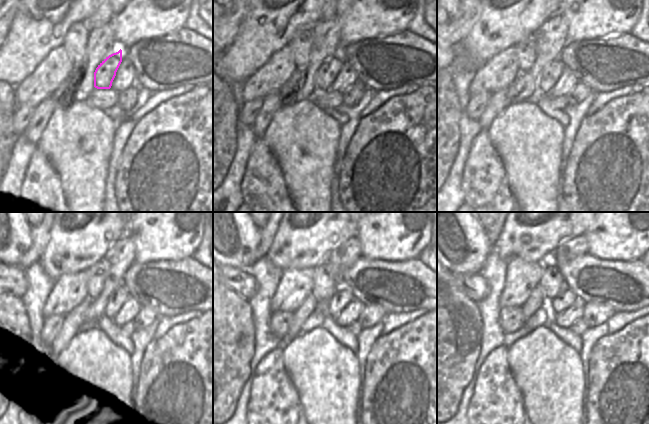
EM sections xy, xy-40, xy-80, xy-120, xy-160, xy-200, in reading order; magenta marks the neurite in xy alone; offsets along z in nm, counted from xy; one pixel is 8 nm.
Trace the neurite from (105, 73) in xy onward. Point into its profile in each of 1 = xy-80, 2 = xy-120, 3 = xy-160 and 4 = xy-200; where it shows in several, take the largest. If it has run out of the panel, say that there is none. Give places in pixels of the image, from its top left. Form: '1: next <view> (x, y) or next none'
1: next xy-80 (551, 73)
2: next xy-120 (120, 296)
3: next xy-160 (343, 296)
4: next xy-200 (567, 298)

